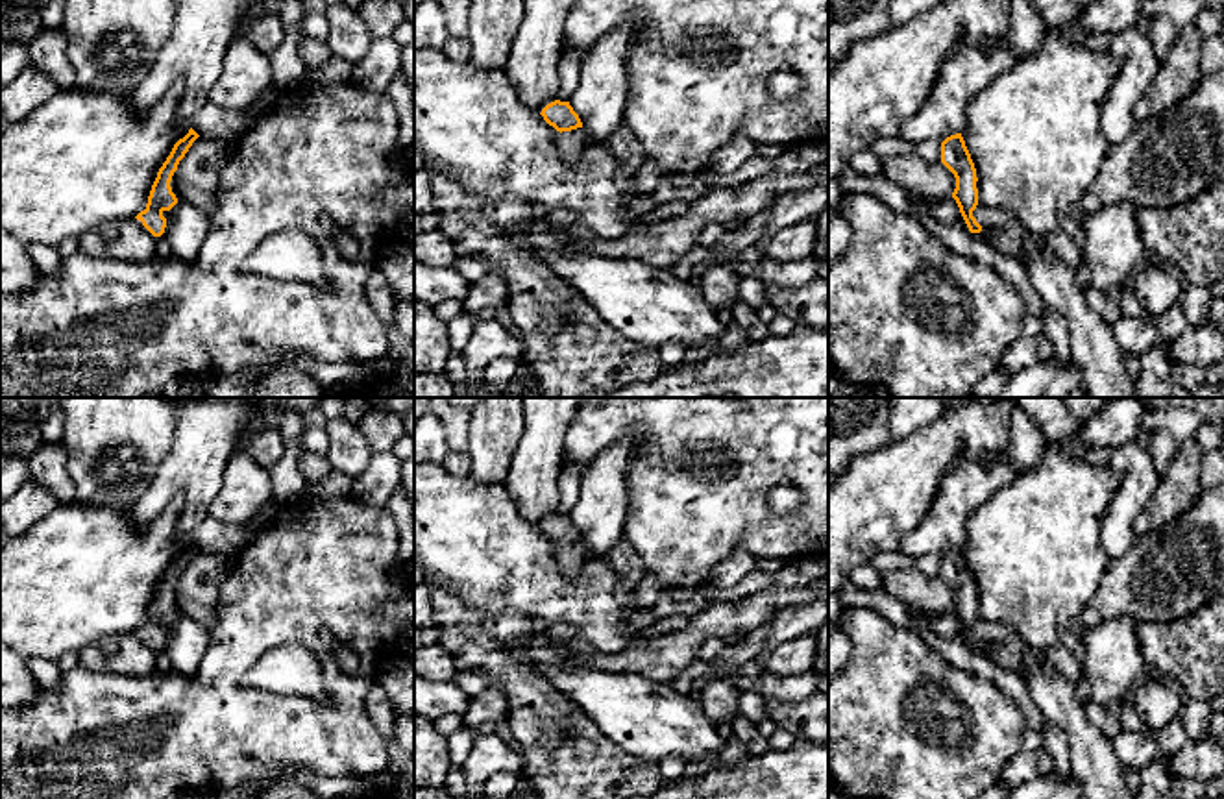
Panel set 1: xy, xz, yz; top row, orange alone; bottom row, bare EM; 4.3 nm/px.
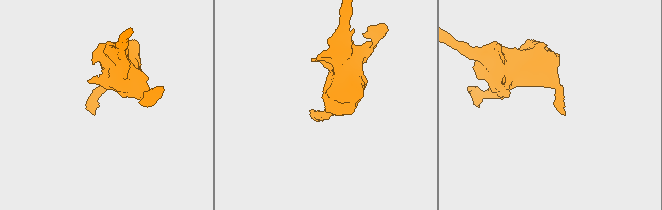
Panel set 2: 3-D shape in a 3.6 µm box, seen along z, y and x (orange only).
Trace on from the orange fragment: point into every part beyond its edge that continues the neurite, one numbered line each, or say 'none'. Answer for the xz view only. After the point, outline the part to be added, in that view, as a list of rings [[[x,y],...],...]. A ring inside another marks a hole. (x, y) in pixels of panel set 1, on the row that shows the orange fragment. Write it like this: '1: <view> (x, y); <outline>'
1: xz (572, 145); [[[584,128],[562,131],[557,141],[562,159],[569,165],[575,165],[581,159],[586,144],[588,144],[588,133]]]

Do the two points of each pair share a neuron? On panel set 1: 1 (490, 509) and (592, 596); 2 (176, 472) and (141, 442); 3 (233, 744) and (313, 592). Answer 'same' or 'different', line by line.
1: same
2: different
3: same

